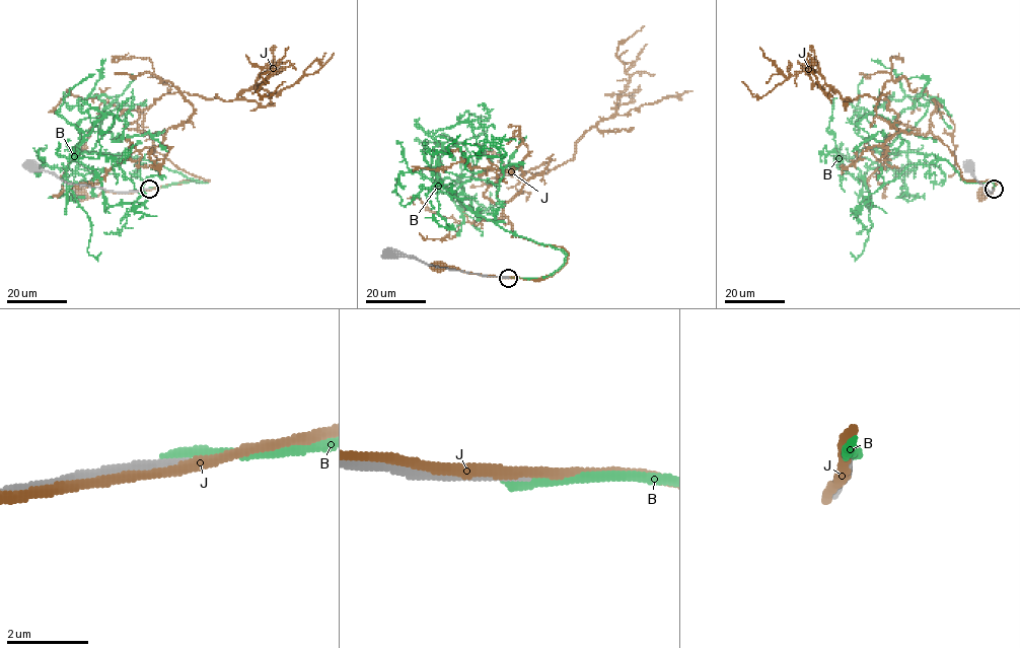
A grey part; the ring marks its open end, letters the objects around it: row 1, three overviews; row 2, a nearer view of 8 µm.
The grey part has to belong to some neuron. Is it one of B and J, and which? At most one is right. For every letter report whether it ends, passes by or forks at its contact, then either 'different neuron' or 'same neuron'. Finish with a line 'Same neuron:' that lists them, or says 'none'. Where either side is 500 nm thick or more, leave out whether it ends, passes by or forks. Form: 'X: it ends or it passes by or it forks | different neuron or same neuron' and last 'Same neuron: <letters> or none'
B: it ends | different neuron
J: it passes by | different neuron
Same neuron: none

